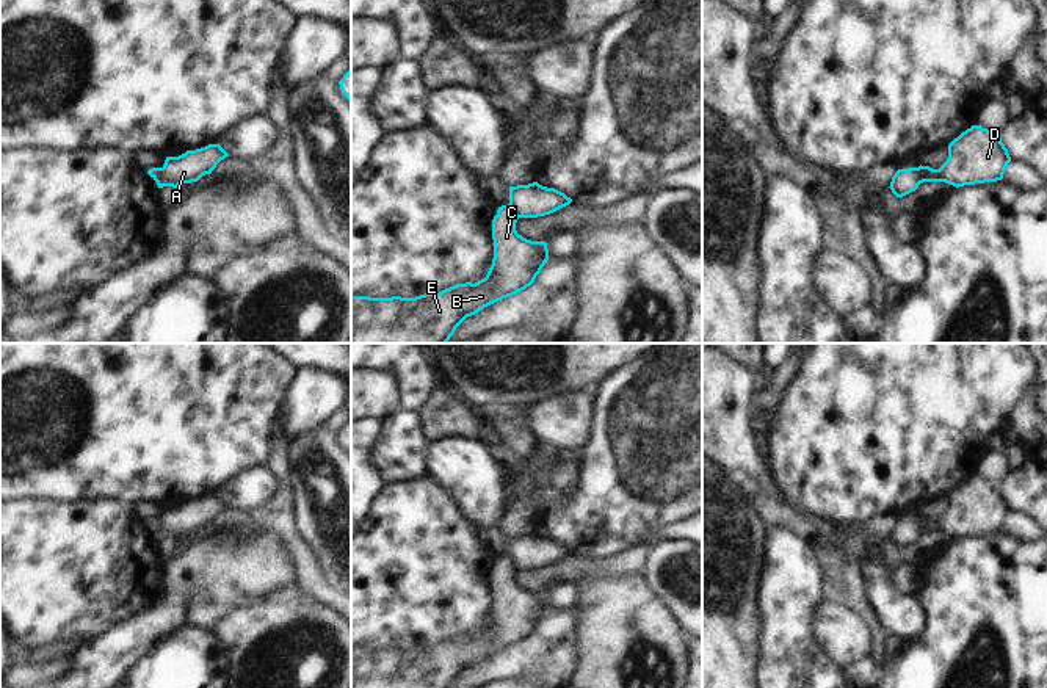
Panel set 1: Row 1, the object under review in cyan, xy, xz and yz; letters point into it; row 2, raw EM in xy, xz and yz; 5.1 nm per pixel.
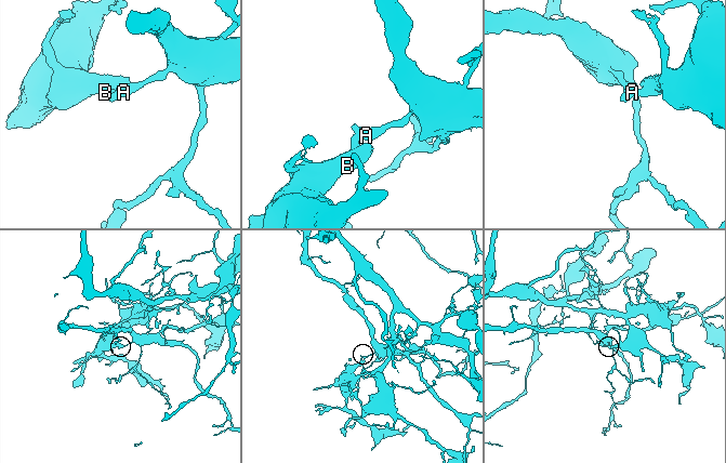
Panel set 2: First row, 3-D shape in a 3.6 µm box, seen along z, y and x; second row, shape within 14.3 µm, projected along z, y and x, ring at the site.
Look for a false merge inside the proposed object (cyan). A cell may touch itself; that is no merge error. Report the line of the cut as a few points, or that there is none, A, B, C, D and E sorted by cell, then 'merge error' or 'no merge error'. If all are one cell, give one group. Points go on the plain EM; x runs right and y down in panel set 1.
xy (163, 519), (162, 530), (157, 535) | A / B C D E | merge error

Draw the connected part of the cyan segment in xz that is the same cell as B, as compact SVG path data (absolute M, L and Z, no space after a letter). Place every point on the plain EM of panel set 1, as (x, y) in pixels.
M511 555L498 558L492 570L492 616L475 635L415 649L351 647L351 688L451 688L467 668L530 638L549 611L549 600L545 592L519 586L517 570Z

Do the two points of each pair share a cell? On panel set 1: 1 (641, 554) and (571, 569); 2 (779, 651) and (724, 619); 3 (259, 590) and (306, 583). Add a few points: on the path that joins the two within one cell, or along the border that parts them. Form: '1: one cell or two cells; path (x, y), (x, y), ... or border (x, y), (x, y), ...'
1: one cell; path (624, 564), (588, 566)
2: two cells; border (756, 599), (759, 616), (757, 671)
3: two cells; border (287, 549), (295, 568), (297, 585)

